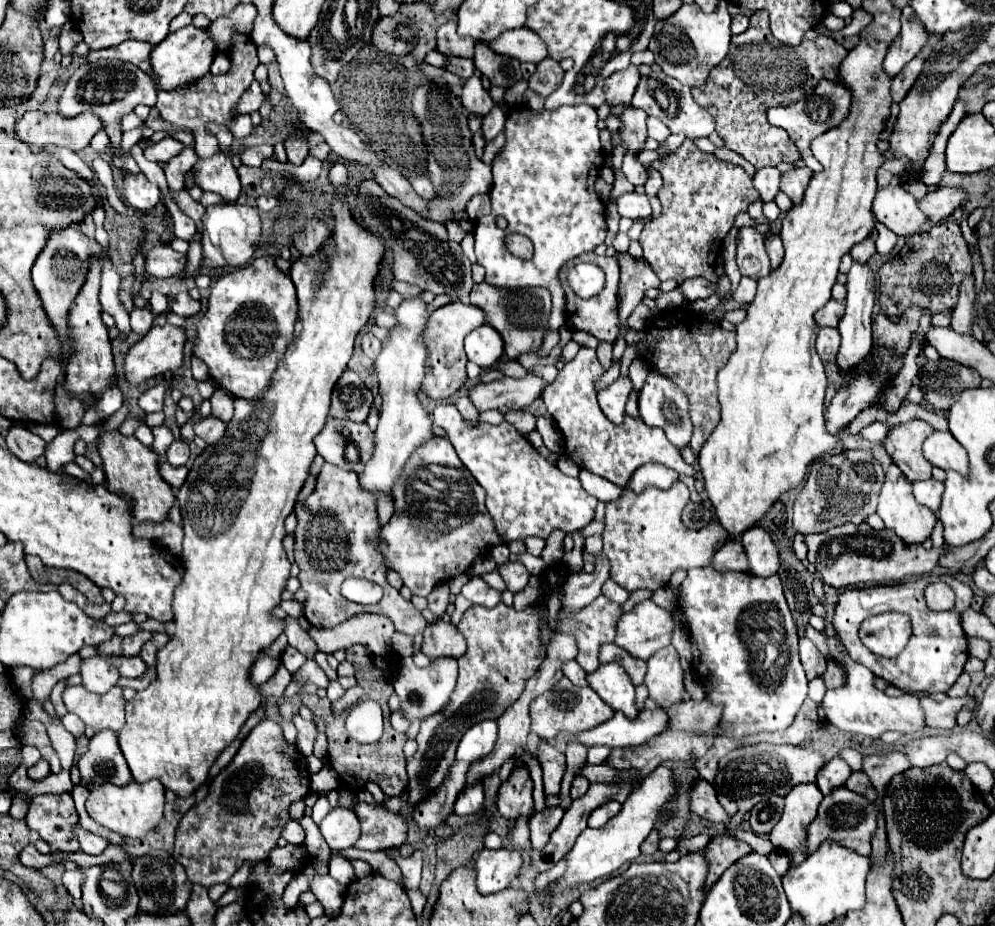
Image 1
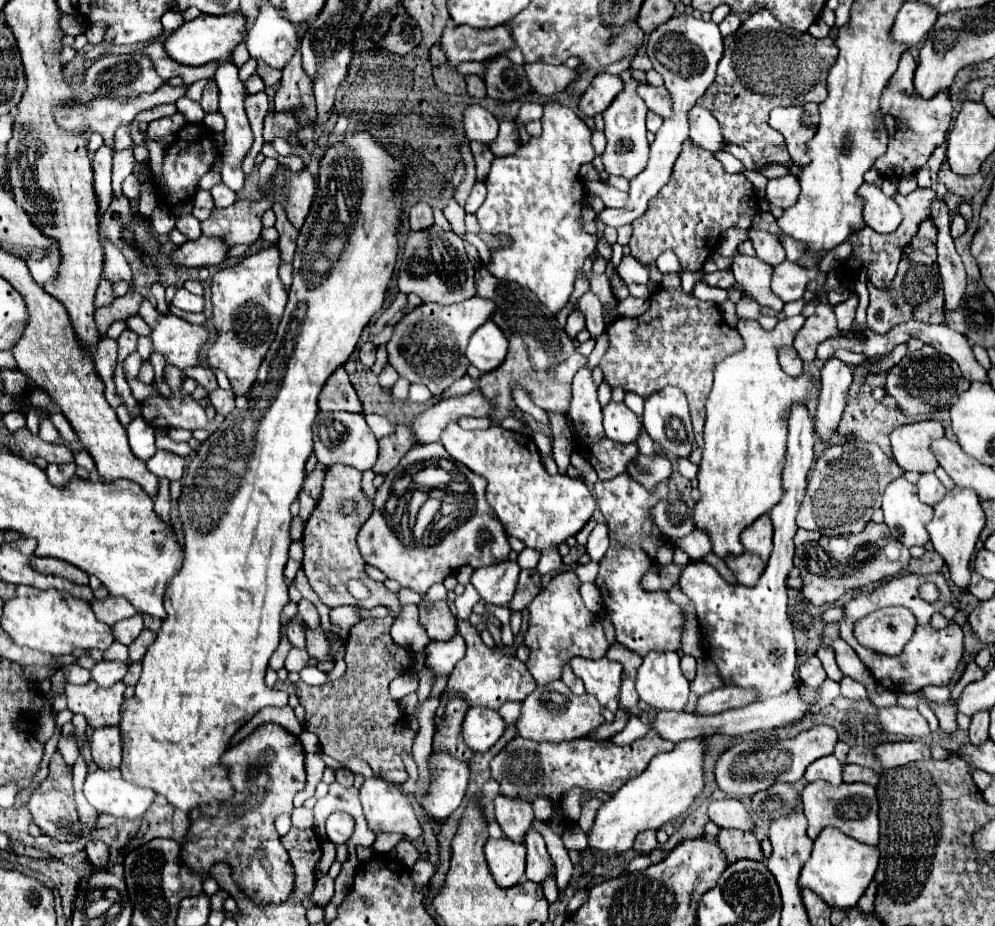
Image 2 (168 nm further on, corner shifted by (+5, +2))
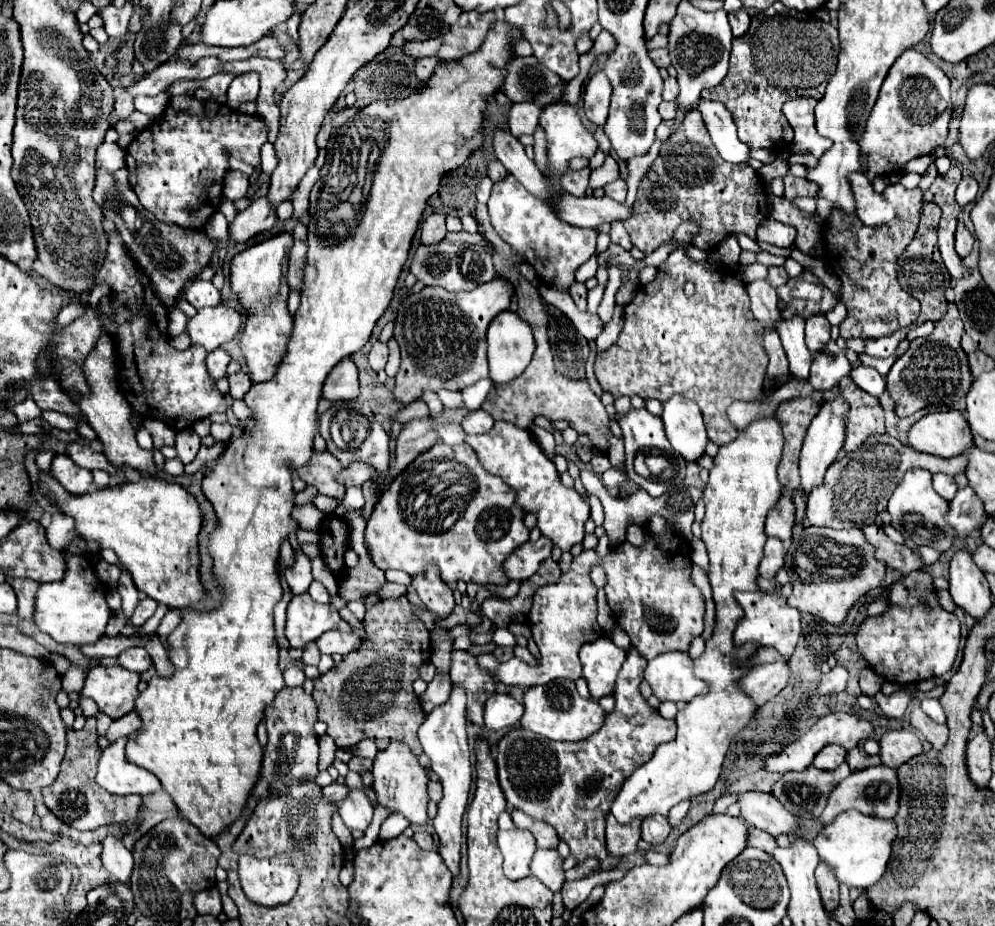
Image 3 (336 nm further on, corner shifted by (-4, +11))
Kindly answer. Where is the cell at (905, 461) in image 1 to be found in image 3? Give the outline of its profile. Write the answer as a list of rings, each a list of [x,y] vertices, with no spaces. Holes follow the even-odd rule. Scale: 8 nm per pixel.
[[[958,411],[930,413],[912,425],[908,445],[934,457],[956,457],[972,445],[972,431]]]

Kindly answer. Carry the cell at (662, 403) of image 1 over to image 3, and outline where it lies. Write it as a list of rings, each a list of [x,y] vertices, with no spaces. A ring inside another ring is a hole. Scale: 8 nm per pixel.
[[[672,395],[662,403],[662,421],[672,449],[686,461],[696,461],[704,453],[708,435],[702,423],[702,413],[692,399]]]

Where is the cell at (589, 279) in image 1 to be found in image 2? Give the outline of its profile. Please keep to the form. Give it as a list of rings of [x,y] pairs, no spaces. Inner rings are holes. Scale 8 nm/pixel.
[[[559,102],[545,104],[543,112],[543,134],[539,138],[531,138],[527,146],[521,146],[513,156],[495,158],[491,164],[491,172],[485,180],[487,198],[477,210],[479,224],[485,232],[499,236],[507,234],[511,238],[511,246],[501,246],[499,250],[491,250],[491,264],[487,266],[493,276],[517,282],[527,286],[537,298],[551,310],[559,312],[571,298],[573,282],[579,270],[583,268],[585,258],[595,250],[597,236],[591,236],[581,230],[579,216],[583,204],[583,184],[579,182],[579,166],[591,162],[595,158],[595,150],[591,146],[591,132],[585,122],[567,106]]]

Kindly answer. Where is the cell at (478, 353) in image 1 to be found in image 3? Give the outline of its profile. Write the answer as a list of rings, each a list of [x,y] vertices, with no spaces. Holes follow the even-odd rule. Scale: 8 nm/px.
[[[514,311],[496,315],[486,333],[490,379],[508,383],[528,367],[534,351],[532,329]]]

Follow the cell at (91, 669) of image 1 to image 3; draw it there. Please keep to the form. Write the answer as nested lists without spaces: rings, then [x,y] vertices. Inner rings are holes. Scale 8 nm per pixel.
[[[130,647],[118,655],[118,665],[128,671],[142,673],[152,665],[152,659],[150,659],[150,655],[146,657],[146,651],[142,647]]]

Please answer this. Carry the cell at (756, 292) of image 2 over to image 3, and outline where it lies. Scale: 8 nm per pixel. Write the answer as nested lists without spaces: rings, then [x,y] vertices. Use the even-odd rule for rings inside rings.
[[[758,279],[746,285],[748,297],[750,297],[750,309],[754,317],[764,327],[774,327],[774,323],[780,319],[778,311],[778,295],[776,287],[768,283],[768,279]]]

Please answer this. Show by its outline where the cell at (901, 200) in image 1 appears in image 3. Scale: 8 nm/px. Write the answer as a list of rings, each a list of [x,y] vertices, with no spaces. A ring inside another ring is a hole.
[[[864,173],[852,175],[852,191],[858,203],[858,219],[864,225],[882,225],[894,219],[894,207],[884,199],[882,193],[876,193],[872,183]]]

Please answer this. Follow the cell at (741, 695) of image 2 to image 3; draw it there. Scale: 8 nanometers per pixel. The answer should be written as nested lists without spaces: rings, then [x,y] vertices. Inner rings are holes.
[[[778,661],[778,663],[752,667],[748,675],[744,675],[738,681],[738,685],[758,707],[762,707],[786,687],[788,677],[790,677],[788,665]]]

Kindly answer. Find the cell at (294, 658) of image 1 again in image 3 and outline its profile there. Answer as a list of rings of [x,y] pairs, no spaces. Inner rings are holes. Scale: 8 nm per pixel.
[[[316,641],[306,643],[302,651],[304,651],[304,653],[302,653],[302,663],[304,663],[304,665],[318,665],[320,661],[320,651],[318,651]]]

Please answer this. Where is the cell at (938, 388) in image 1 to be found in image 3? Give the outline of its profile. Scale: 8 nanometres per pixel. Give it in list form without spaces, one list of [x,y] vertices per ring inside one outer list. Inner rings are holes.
[[[950,303],[948,313],[936,323],[934,331],[924,339],[914,339],[908,351],[892,365],[890,373],[886,375],[886,391],[896,401],[896,413],[900,417],[908,417],[928,405],[952,405],[968,393],[972,385],[972,373],[966,353],[960,347],[962,333],[964,327],[960,313]]]

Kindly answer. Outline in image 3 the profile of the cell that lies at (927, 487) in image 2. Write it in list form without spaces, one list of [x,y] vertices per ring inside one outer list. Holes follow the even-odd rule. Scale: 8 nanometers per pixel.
[[[936,473],[934,475],[934,491],[938,495],[942,495],[946,501],[952,501],[954,495],[956,495],[956,491],[958,491],[958,487],[954,483],[954,477],[948,477],[944,473]]]

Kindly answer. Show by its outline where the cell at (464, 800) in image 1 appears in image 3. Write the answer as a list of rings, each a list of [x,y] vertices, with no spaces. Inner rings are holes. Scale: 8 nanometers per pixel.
[[[452,687],[450,699],[444,705],[438,705],[432,709],[432,713],[426,715],[426,721],[422,723],[418,731],[420,743],[424,747],[424,753],[432,759],[432,771],[438,775],[440,785],[444,789],[444,797],[438,803],[438,813],[434,817],[434,829],[440,837],[440,857],[450,867],[454,877],[458,877],[458,863],[460,863],[460,825],[462,815],[468,803],[470,795],[470,781],[472,781],[472,763],[470,763],[470,747],[466,737],[466,699],[464,691],[458,687]]]

